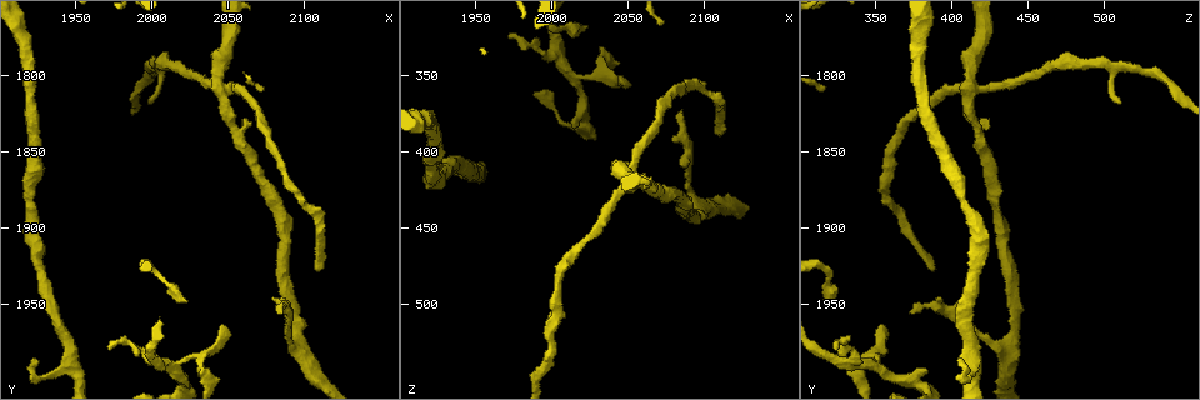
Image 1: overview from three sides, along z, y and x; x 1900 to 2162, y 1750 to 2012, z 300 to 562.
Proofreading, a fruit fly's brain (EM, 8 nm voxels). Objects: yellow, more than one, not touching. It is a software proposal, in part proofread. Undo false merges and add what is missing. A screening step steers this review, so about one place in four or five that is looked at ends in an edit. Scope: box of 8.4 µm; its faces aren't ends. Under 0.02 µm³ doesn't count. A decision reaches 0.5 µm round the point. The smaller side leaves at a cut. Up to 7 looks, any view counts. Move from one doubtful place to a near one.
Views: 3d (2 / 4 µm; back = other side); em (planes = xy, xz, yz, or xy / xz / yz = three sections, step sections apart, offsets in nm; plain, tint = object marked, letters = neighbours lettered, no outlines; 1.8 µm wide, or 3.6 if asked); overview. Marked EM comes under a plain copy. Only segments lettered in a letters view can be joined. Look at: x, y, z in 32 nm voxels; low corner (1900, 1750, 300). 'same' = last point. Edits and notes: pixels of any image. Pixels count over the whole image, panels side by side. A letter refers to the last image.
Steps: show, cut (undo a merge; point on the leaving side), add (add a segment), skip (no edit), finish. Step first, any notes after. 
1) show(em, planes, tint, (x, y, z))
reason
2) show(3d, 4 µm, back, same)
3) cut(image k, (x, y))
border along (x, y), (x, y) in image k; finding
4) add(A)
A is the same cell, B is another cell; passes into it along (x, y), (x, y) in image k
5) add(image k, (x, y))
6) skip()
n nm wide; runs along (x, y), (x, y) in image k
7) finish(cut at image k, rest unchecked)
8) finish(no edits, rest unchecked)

show(em, planes, tint, (1920, 1884, 406))
thin neck

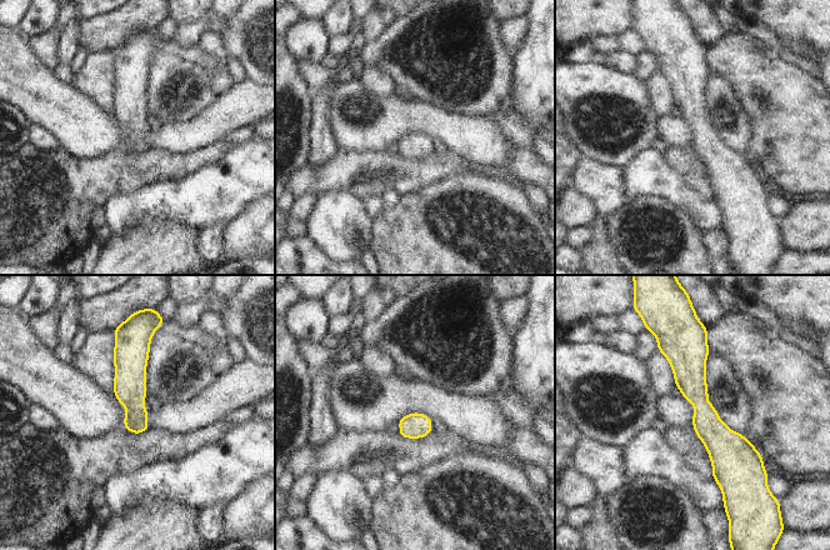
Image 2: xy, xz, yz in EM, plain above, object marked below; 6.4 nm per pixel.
show(em, planes, letters, same)
see the neighbours

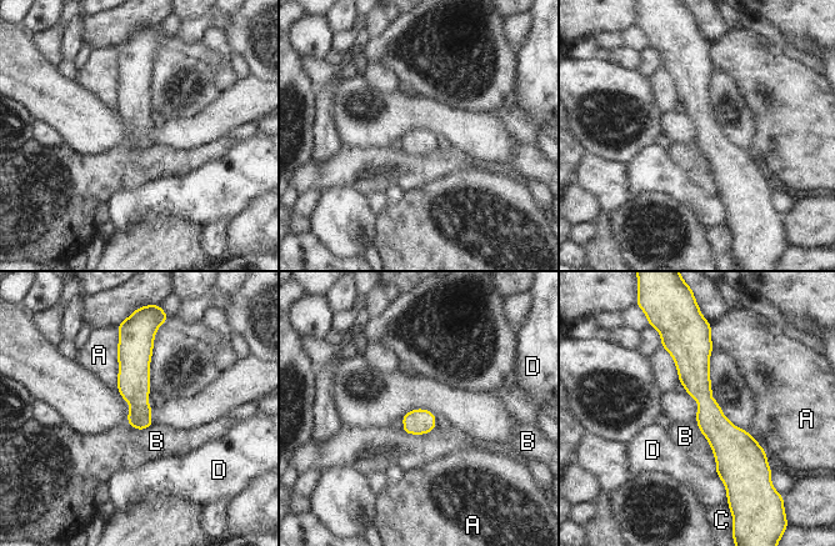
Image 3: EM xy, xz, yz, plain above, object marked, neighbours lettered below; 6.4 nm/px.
skip()
A, B, C and D are other cells; runs along (693, 336), (728, 480) in image 3; continuous, no second neuron

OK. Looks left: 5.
show(3d, 2 µm, (1922, 1988, 404))
thin end

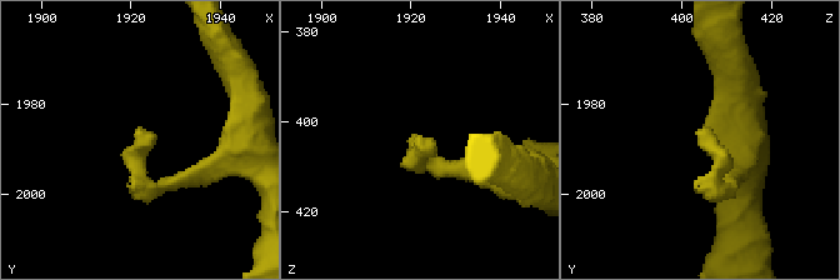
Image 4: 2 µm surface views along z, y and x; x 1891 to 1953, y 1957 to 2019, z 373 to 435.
show(em, xy, step 4, tint, (1922, 1986, 404))
need the tissue

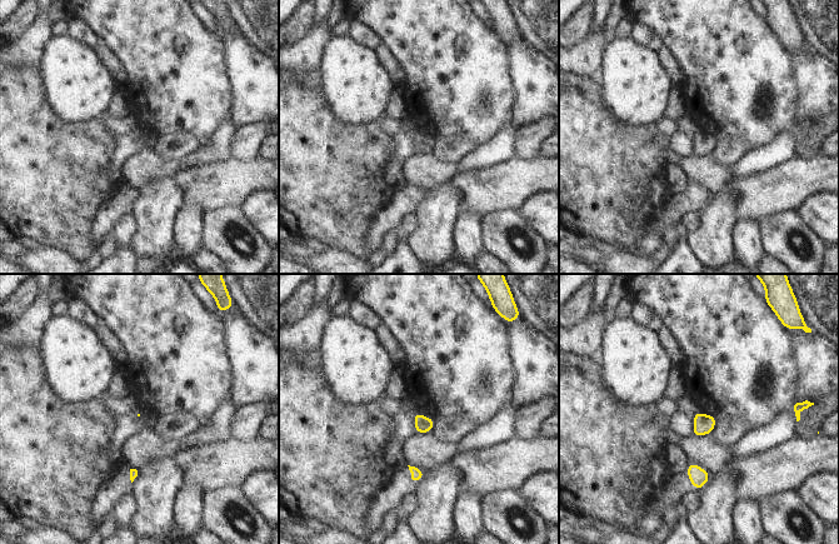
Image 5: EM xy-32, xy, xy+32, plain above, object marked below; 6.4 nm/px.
show(em, planes, letters, same)

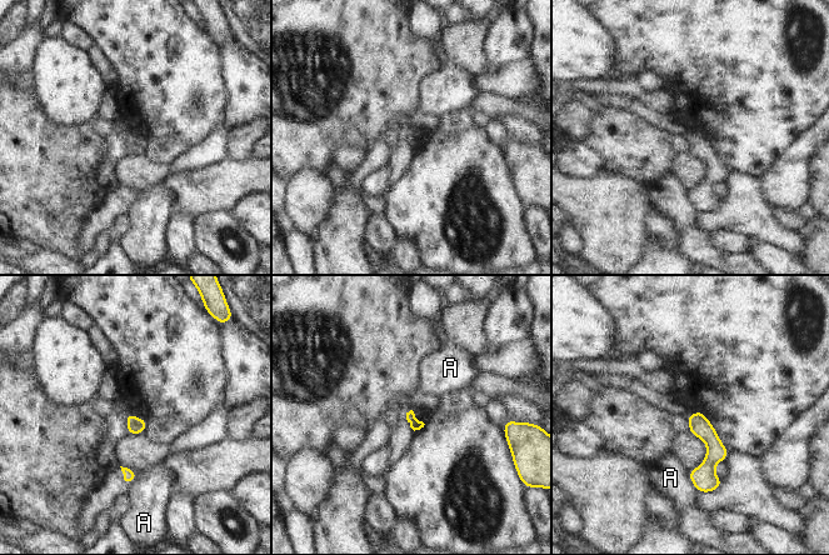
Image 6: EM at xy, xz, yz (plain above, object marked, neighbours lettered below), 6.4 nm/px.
skip()
A is another cell; runs along (697, 415), (712, 439), (705, 489) in image 6; no lettered segment goes on from it

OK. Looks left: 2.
show(em, planes, letters, (2086, 1956, 374))
free end

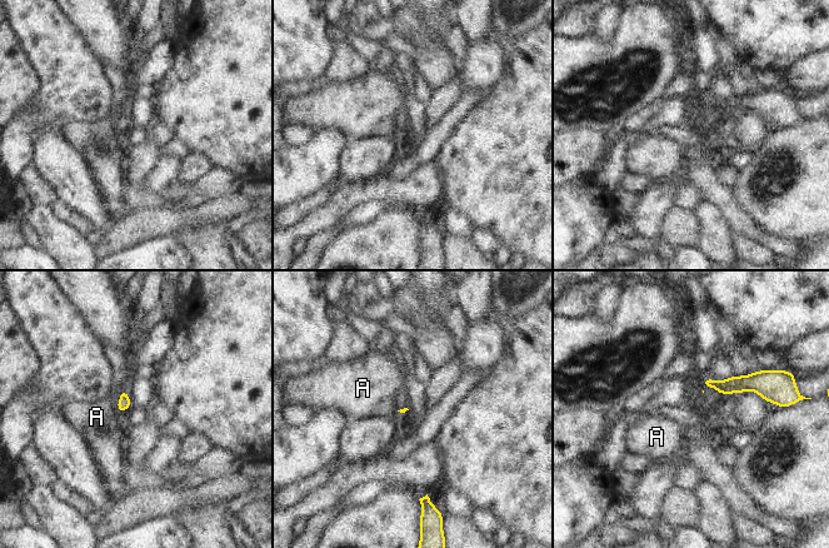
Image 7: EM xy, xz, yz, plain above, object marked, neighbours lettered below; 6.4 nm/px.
skip()
A is another cell; border along (114, 407), (118, 410) in image 7; no lettered segment goes on from it

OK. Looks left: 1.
finish(no edits, rest unchecked)

